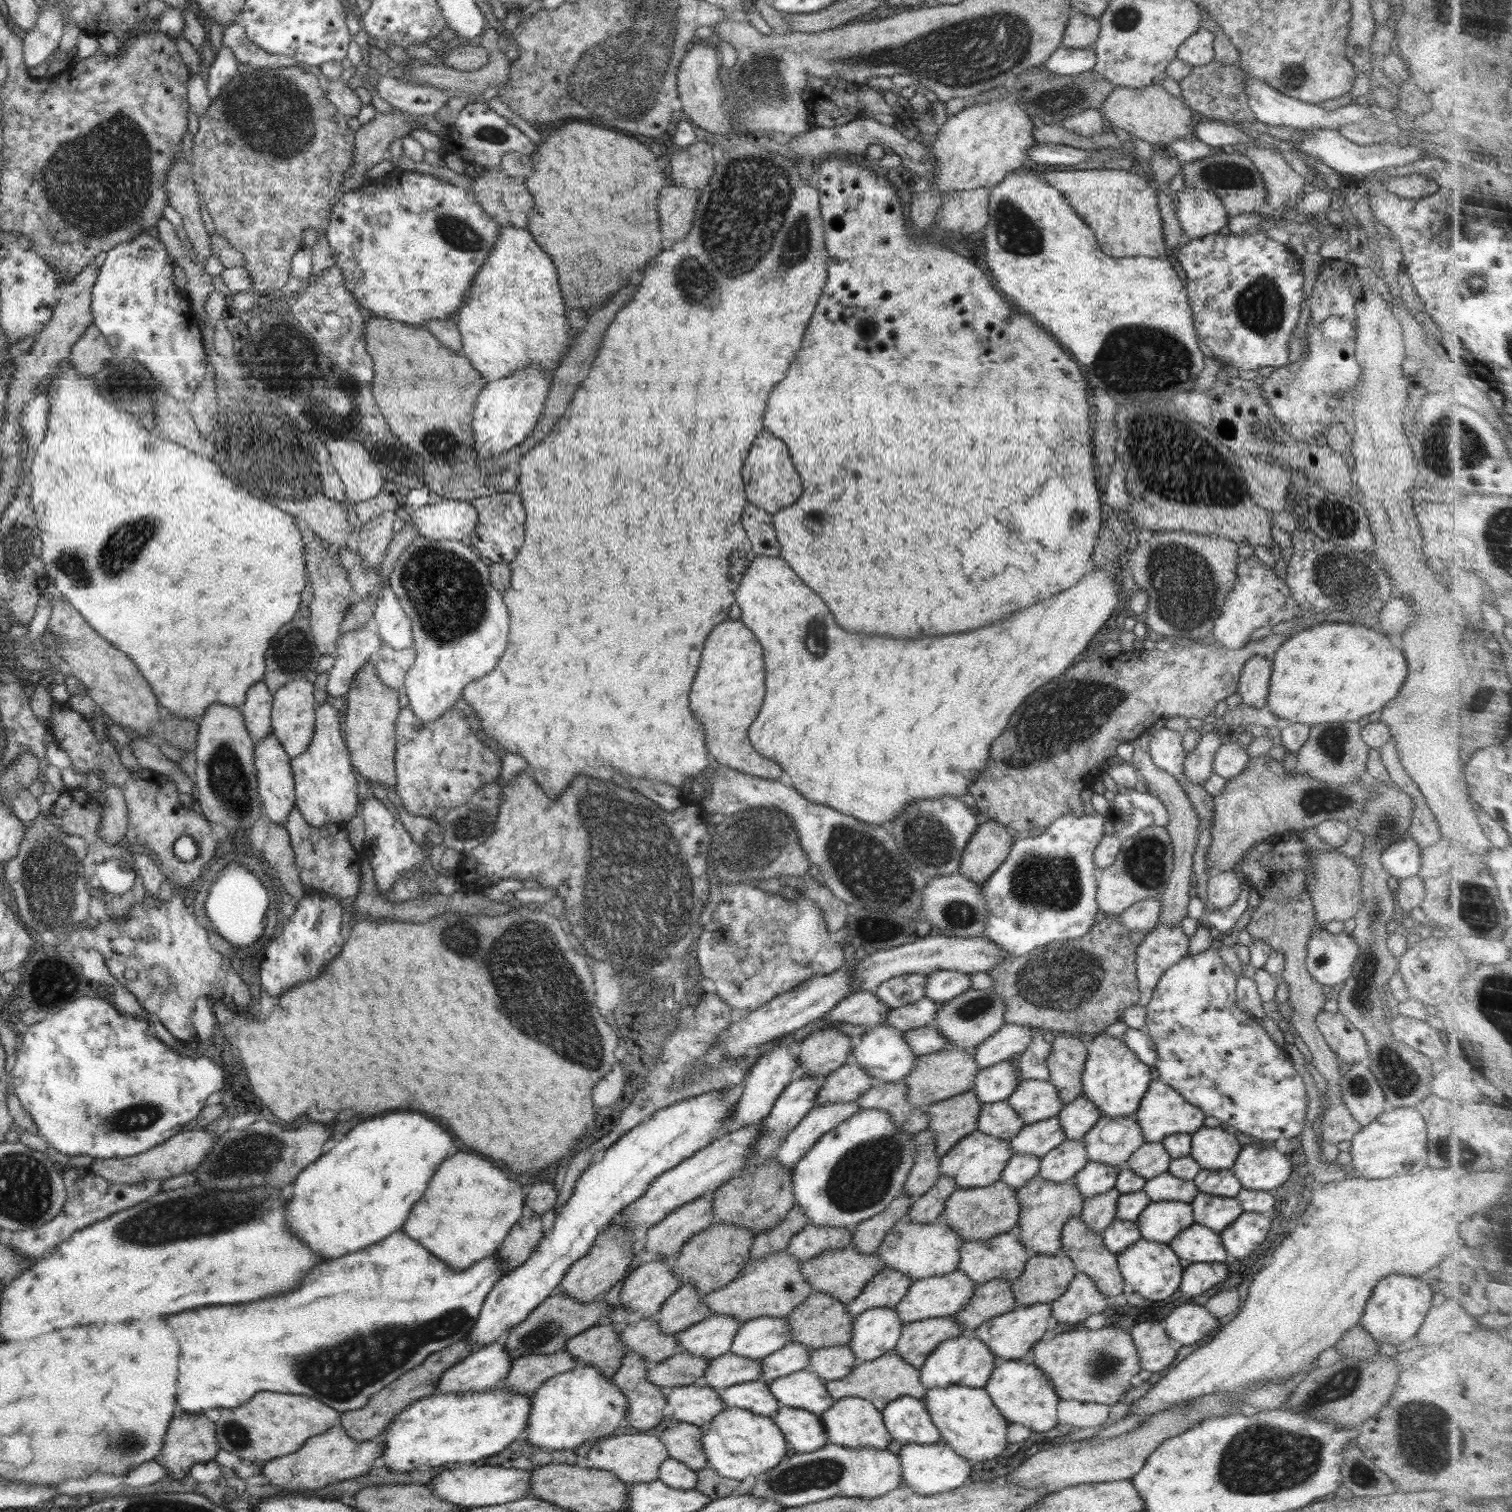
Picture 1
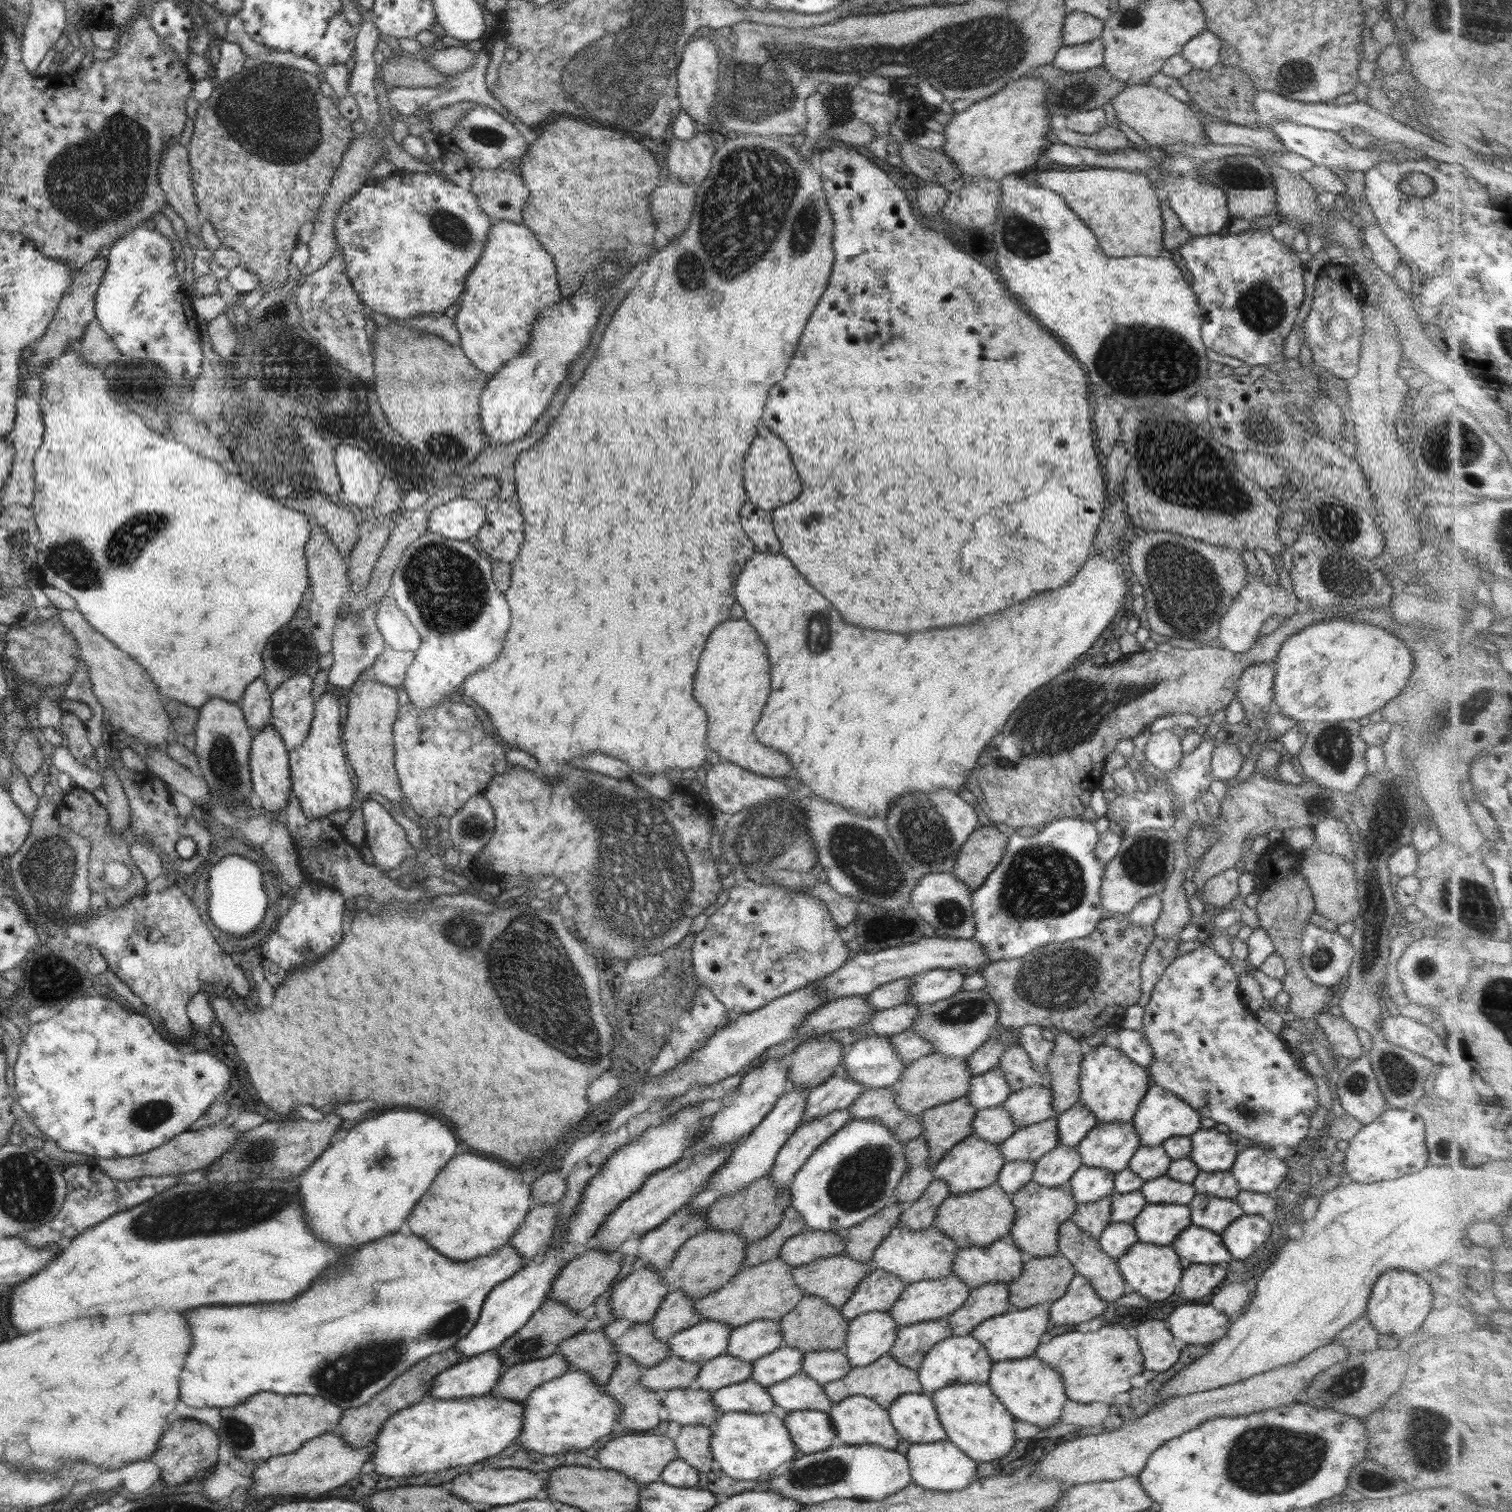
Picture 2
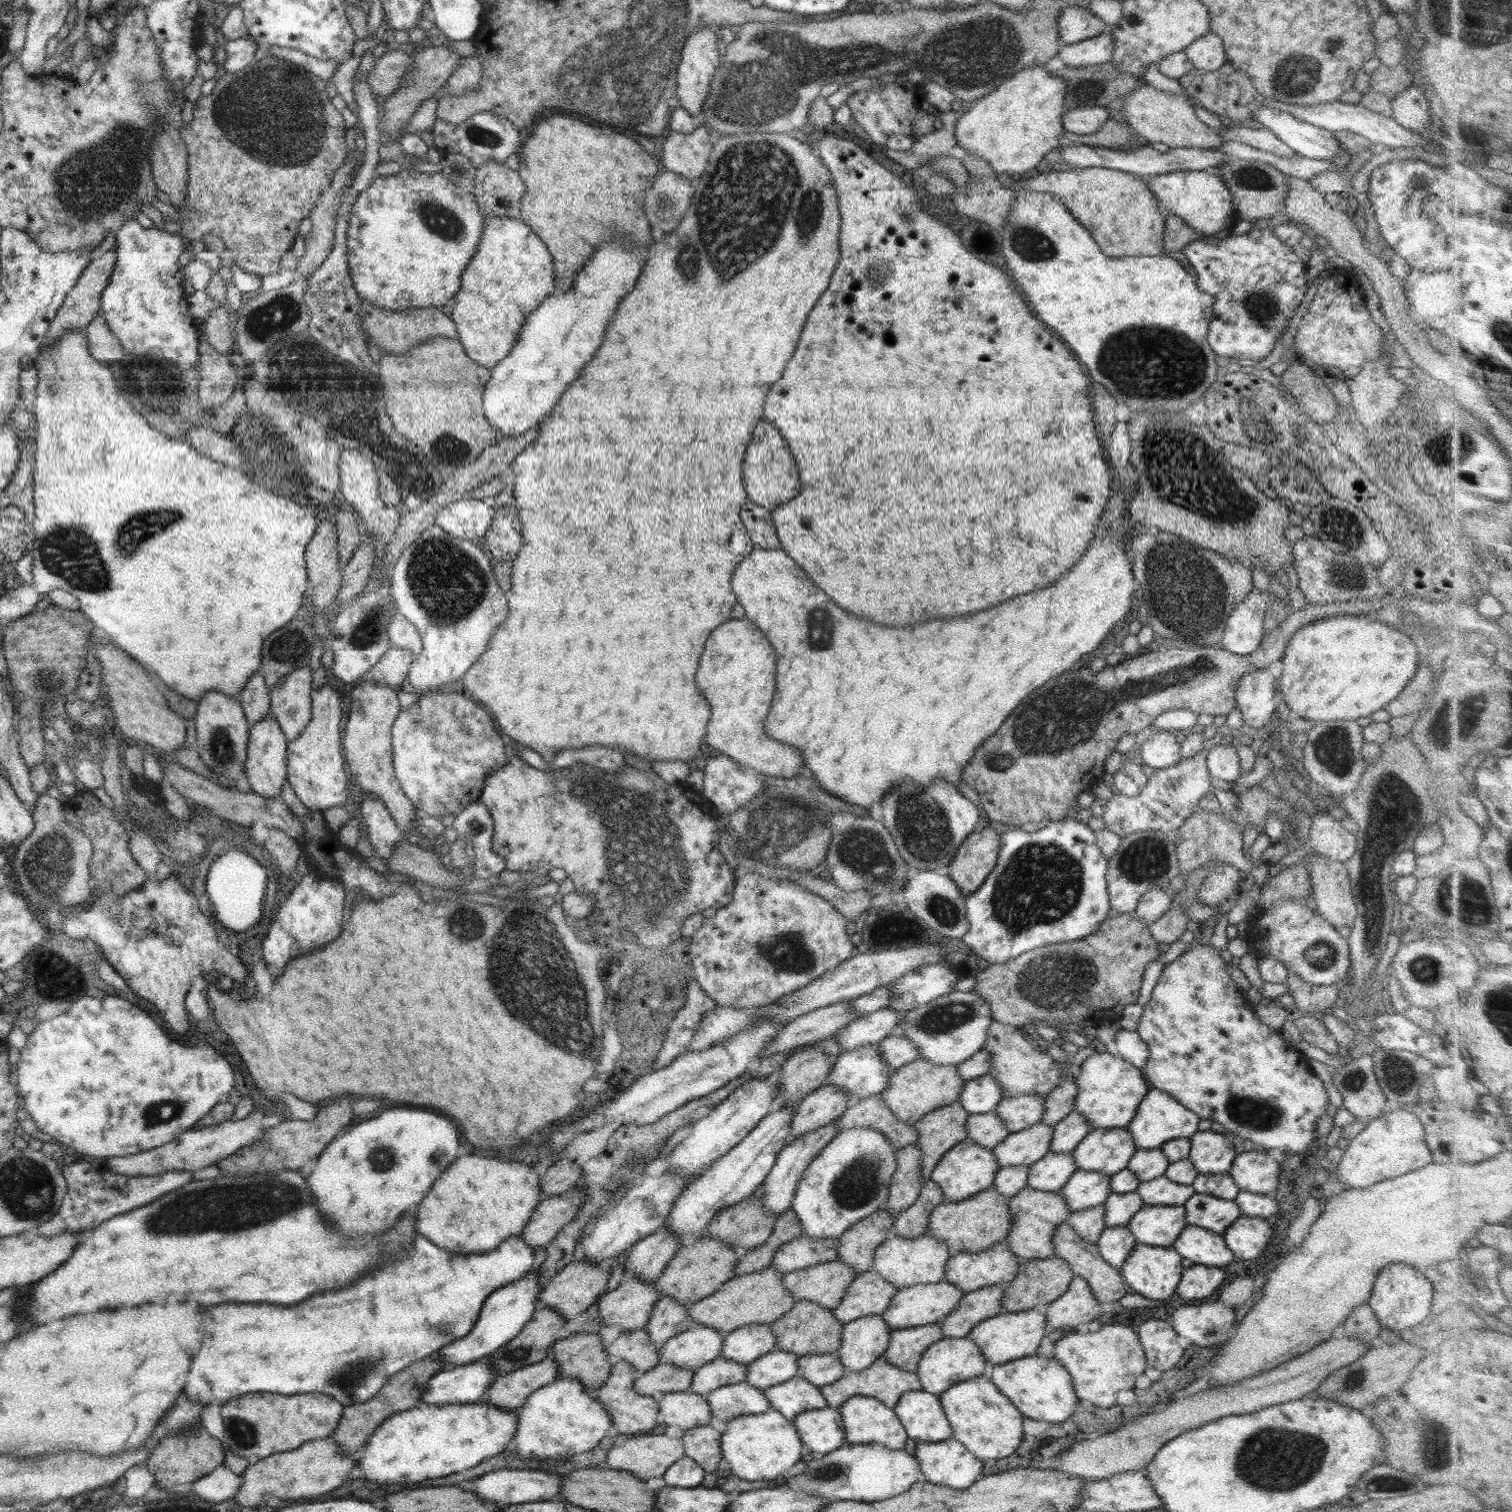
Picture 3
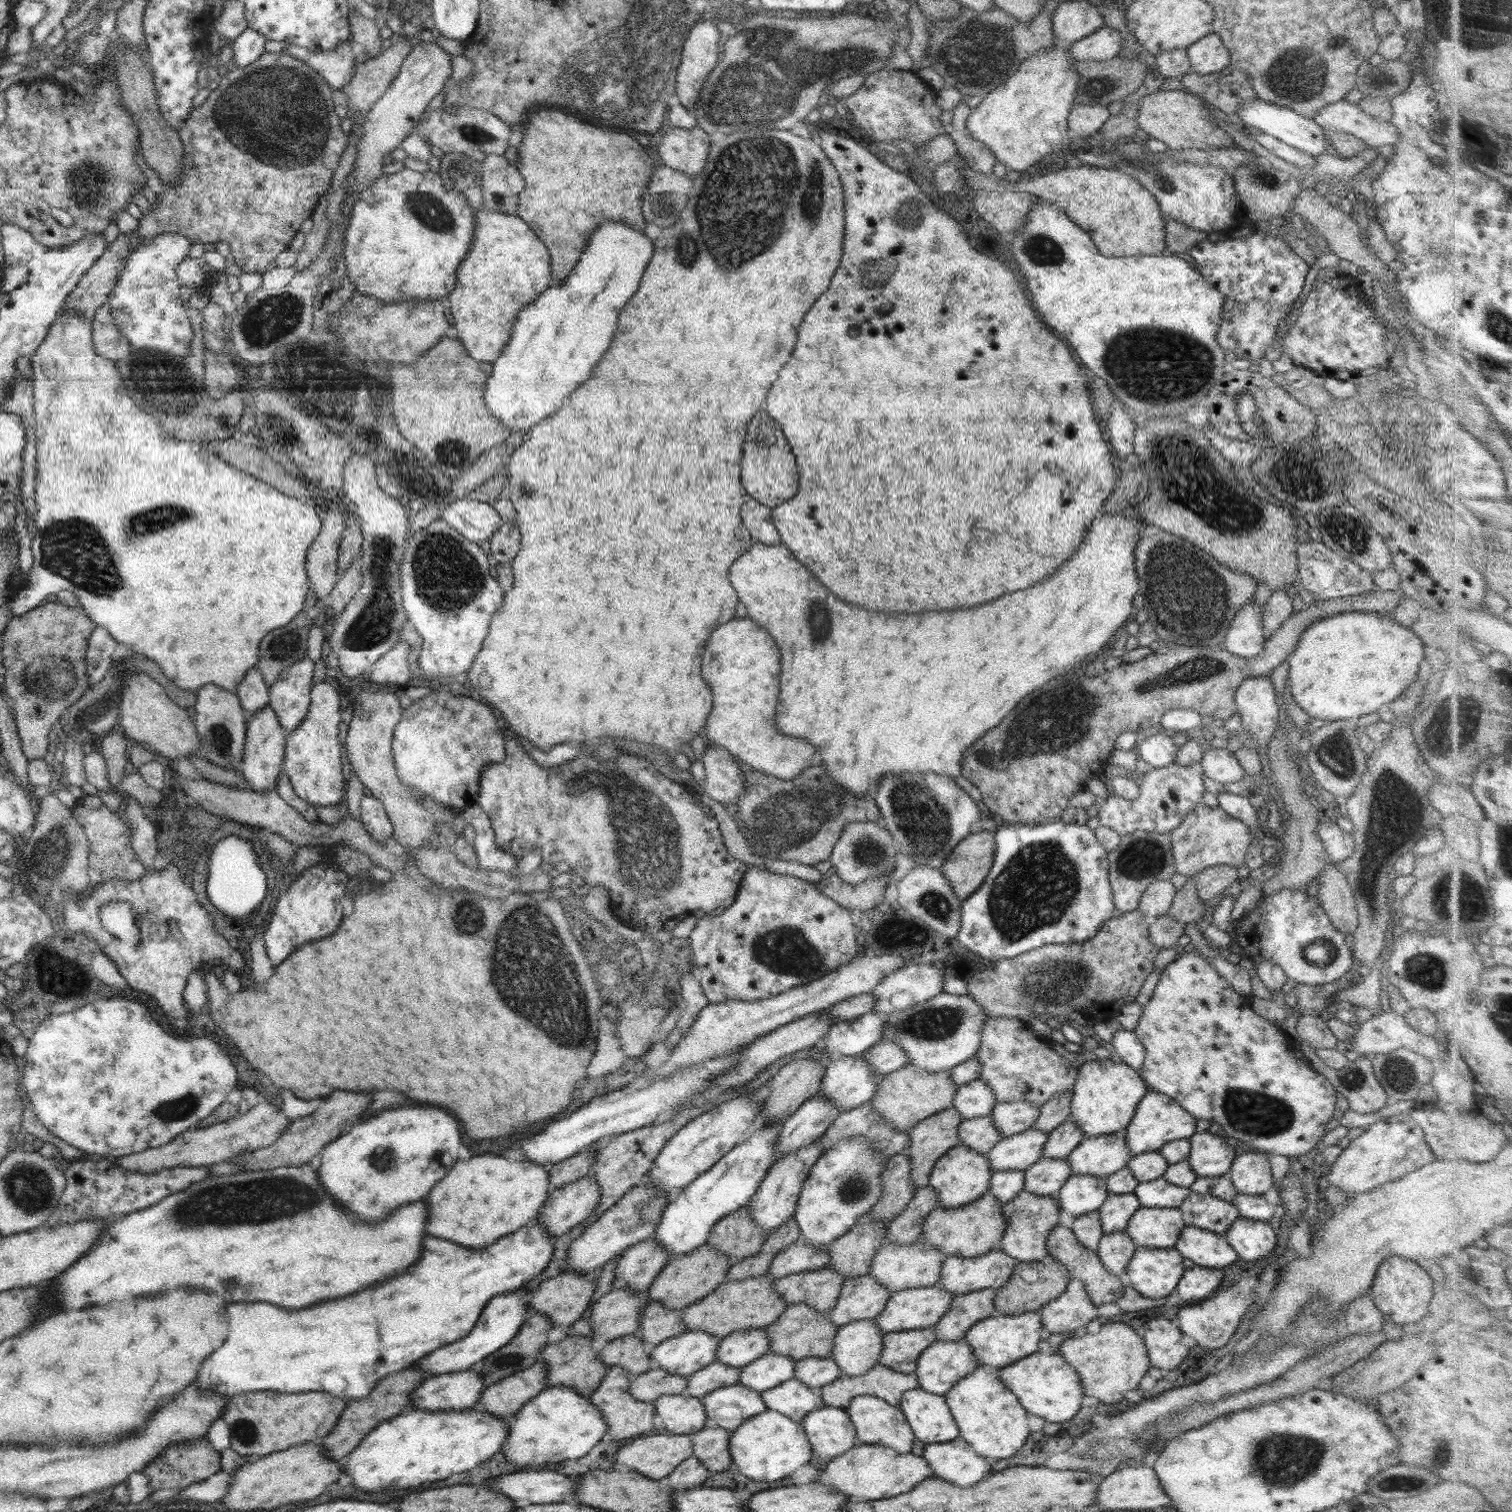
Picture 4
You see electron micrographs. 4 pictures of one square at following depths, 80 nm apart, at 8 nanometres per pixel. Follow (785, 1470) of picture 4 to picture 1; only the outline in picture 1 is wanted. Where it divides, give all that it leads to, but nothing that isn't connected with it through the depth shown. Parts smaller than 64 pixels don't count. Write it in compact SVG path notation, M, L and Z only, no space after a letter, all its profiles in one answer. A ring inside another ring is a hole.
M726 1408L721 1411L709 1424L701 1427L702 1449L708 1459L708 1468L714 1469L722 1477L740 1482L758 1478L767 1471L776 1468L786 1457L786 1439L773 1418L758 1415L744 1408Z

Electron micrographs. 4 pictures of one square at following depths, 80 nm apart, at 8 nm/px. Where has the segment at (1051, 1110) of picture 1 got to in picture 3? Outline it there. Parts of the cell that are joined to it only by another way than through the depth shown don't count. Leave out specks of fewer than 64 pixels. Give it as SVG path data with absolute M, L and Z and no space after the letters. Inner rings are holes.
M1034 1093L1003 1098L995 1111L1011 1133L1020 1132L1043 1120L1045 1098Z

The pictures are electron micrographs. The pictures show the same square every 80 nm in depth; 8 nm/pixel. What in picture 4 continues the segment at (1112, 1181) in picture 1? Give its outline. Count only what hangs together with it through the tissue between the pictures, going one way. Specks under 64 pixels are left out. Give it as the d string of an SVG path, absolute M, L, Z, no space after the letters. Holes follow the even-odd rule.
M1070 1175L1056 1193L1060 1212L1076 1218L1098 1211L1109 1194L1106 1178L1090 1175Z

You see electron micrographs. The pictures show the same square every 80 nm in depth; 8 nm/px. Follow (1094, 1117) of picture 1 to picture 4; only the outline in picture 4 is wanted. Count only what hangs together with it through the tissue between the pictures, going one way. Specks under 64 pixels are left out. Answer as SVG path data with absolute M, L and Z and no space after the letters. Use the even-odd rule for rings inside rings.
M1070 1118L1048 1133L1043 1156L1053 1159L1066 1159L1086 1136Z

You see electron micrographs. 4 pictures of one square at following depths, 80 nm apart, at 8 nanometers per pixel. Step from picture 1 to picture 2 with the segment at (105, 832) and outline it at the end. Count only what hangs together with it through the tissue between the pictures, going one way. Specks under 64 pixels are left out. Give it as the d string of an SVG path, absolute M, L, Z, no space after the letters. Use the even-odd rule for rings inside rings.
M112 765L106 767L105 775L102 787L108 795L108 804L105 807L109 814L109 825L113 832L123 833L129 828L131 817L129 800Z

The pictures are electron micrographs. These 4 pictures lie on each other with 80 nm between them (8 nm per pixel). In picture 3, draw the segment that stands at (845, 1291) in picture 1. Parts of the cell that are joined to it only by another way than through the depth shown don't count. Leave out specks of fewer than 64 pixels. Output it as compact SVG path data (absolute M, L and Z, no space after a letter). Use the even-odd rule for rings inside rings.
M836 1259L786 1273L783 1283L796 1301L809 1300L832 1311L857 1275L851 1266Z

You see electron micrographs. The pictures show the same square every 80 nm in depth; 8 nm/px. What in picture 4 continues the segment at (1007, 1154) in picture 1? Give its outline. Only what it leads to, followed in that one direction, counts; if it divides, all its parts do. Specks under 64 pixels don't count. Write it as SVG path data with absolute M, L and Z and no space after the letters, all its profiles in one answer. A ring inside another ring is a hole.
M959 1142L935 1162L928 1185L938 1195L938 1207L960 1208L960 1206L966 1206L966 1203L978 1200L989 1190L992 1175L993 1168L988 1157L979 1152L974 1152L971 1148Z

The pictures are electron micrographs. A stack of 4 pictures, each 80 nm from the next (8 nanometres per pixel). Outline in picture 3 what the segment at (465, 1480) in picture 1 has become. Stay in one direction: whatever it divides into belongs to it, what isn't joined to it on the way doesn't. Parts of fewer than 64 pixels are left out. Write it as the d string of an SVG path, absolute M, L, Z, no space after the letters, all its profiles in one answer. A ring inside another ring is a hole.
M498 1470L482 1476L472 1476L463 1485L475 1492L480 1498L495 1502L499 1506L517 1505L527 1502L552 1501L560 1499L561 1476L538 1470Z

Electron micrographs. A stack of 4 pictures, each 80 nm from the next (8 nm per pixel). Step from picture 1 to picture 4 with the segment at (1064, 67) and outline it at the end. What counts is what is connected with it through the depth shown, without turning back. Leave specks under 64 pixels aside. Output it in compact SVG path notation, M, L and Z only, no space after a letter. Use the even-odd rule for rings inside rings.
M1102 26L1098 31L1069 46L1069 56L1076 61L1110 60L1119 55L1122 34L1112 27Z

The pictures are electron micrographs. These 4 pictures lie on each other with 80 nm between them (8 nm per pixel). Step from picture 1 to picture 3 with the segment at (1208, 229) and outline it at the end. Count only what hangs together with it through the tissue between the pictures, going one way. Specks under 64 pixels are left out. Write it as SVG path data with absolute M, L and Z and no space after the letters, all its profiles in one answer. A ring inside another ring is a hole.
M1205 170L1178 172L1162 172L1158 176L1150 176L1146 180L1152 192L1162 202L1163 211L1180 217L1190 228L1202 232L1204 235L1213 235L1224 230L1241 218L1231 209L1232 195L1226 186L1225 180L1218 174L1208 173Z

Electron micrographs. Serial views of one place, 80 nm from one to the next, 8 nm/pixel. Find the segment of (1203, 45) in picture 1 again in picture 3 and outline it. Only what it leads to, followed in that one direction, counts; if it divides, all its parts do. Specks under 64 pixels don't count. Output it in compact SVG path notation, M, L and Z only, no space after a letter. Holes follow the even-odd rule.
M1212 32L1194 40L1183 51L1193 66L1202 71L1212 72L1228 64L1222 40Z

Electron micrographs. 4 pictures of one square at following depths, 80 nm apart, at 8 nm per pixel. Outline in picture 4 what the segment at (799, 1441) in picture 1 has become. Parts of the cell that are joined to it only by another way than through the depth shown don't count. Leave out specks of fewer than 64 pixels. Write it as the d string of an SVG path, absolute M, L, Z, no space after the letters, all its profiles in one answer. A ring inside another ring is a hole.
M825 1406L810 1412L800 1423L814 1454L829 1460L857 1446L856 1428L845 1409Z

